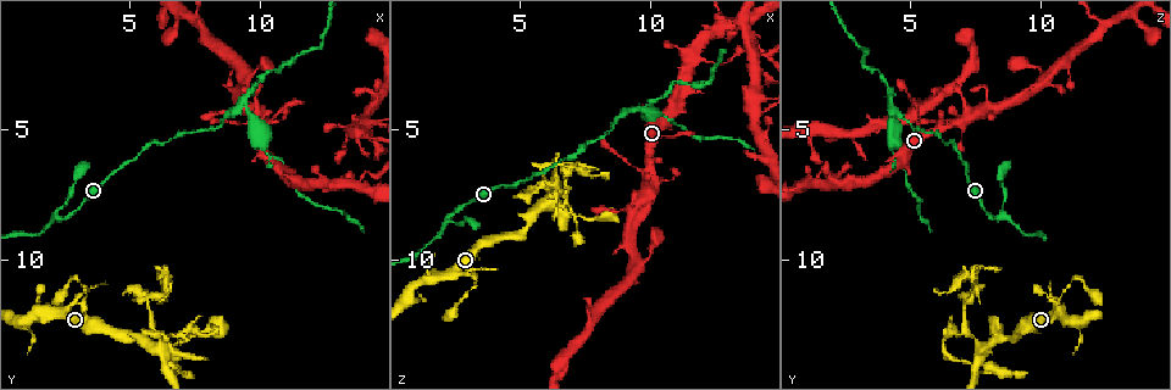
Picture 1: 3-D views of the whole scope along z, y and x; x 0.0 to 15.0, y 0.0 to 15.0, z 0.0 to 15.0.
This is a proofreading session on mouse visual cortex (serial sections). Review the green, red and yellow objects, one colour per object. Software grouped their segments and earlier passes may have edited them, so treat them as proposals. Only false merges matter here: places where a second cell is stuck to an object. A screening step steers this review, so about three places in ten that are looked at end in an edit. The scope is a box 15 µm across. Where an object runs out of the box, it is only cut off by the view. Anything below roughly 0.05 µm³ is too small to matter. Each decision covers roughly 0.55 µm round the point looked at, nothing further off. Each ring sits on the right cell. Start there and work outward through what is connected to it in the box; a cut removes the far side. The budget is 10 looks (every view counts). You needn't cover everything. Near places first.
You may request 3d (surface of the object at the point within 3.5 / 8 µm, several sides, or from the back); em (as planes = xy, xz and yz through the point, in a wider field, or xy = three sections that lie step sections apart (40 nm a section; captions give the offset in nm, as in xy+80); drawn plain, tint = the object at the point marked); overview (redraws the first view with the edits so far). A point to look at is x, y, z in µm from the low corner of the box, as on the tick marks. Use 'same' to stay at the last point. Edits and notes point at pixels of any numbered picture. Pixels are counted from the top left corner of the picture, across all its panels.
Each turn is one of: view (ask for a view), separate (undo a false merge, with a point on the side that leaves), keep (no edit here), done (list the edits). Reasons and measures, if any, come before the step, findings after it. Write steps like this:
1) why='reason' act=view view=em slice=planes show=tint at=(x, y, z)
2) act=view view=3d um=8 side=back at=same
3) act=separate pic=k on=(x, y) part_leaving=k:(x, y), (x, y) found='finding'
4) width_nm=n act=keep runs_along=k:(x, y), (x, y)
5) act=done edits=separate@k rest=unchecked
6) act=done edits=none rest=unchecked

why='abrupt turn' act=view view=3d um=3.5 at=(3.3, 11.4, 10.8)

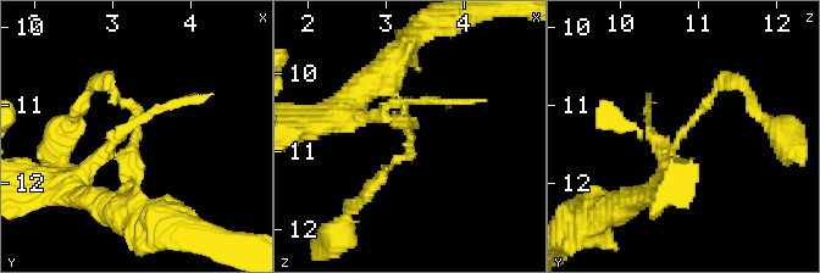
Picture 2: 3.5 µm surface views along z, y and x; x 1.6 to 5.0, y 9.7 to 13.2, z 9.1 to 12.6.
arm_widths_nm=100,200 why='need the tissue' act=view view=em slice=planes show=tint at=(3.30, 11.40, 10.75)

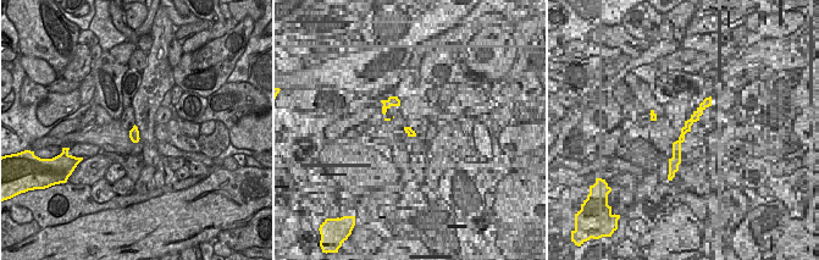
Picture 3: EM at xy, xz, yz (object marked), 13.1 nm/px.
act=keep runs_along=2:(665, 173), (663, 155), (729, 83) found='continuous, no second cell'

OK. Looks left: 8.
why='three-way junction' act=view view=3d um=8 at=(2.2, 8.4, 8.5)

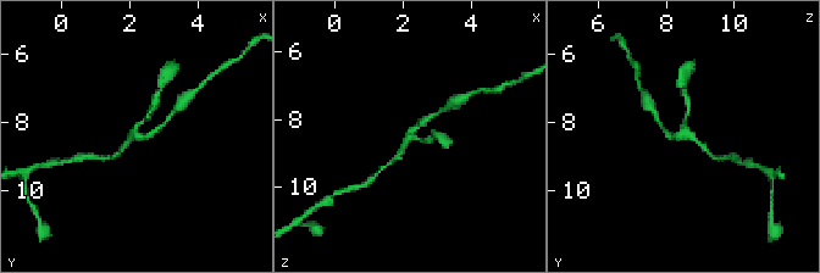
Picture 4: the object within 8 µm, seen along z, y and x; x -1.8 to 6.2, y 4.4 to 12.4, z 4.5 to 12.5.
why='zoom in' act=view view=3d um=3.5 at=(2.2, 8.4, 8.4)

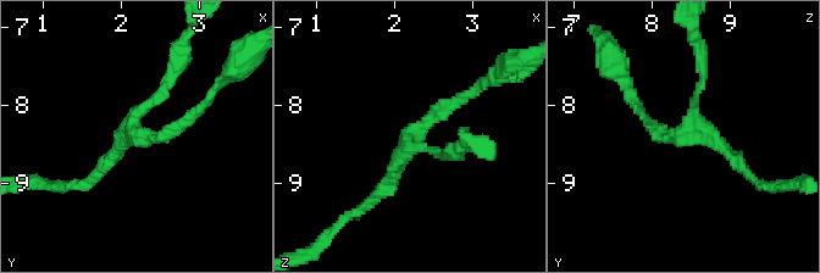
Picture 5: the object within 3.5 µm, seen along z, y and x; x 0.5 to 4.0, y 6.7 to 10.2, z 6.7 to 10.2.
arms=3 arm_widths_nm=100,150,200 act=view view=em slice=xy step=1 show=tint at=(2.25, 8.45, 8.40)

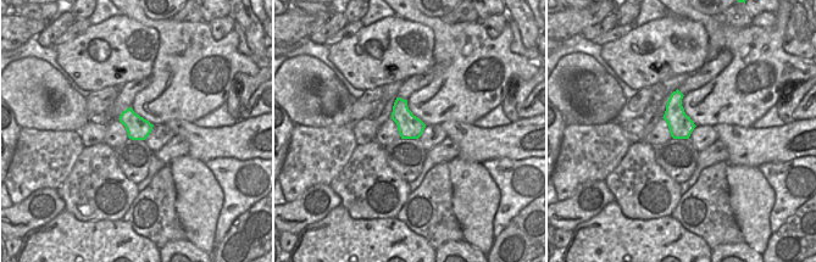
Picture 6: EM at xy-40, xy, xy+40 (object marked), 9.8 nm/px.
act=keep runs_along=5:(637, 107), (685, 138), (703, 74) found='all the same cell'

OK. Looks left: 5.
why='thick turns thin' act=view view=3d um=3.5 at=(9.1, 4.1, 4.3)

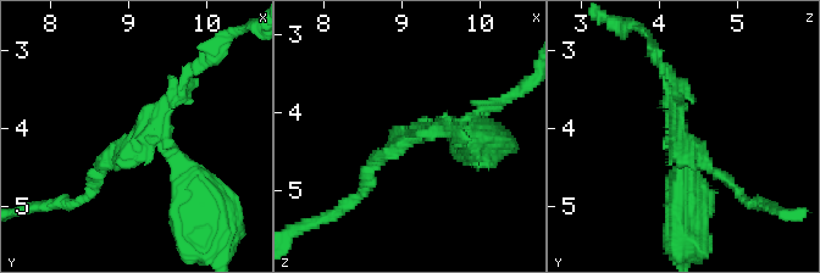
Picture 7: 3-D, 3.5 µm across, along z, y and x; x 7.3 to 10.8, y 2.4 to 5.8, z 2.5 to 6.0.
arms=3 arm_widths_nm=150,150,250 why='now the EM' act=view view=em slice=xy step=2 show=tint at=(9.25, 4.10, 4.25)

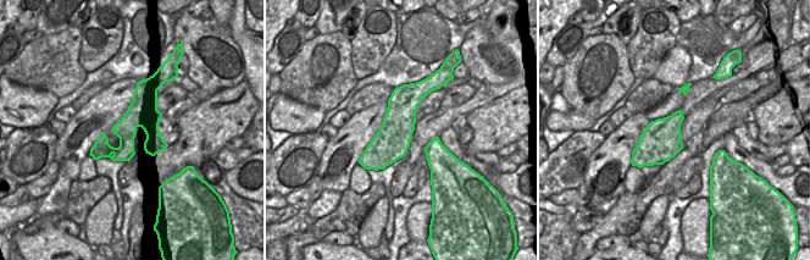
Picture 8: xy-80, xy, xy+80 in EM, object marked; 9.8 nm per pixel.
act=separate pic=7 on=(672, 205) part_leaving=7:(683, 170), (686, 252) found='two cells meet here'

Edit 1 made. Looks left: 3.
why='two arms in line, one across' act=view view=3d um=8 at=(13.5, 7.2, 1.0)

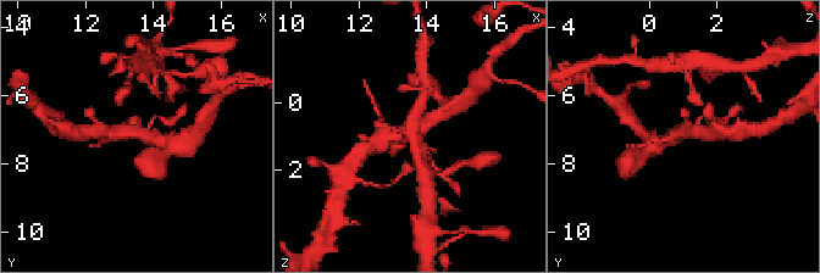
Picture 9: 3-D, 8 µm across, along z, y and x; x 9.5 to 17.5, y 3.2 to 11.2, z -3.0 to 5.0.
arms=3 arm_widths_nm=150,350,400 why='now the EM' act=view view=em slice=xy step=3 show=tint at=same

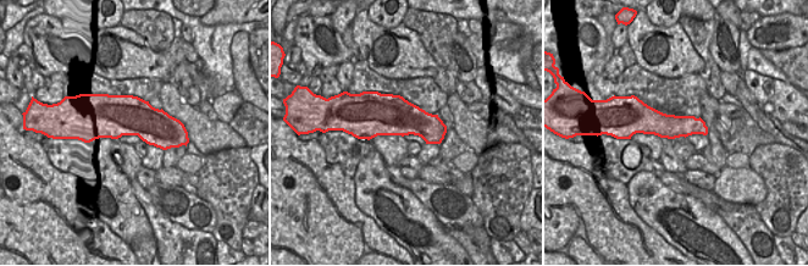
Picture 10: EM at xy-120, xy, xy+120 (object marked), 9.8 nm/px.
act=separate pic=9 on=(167, 121) found='a second cell is stuck on'

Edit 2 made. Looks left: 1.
act=done edits=separate@7,separate@9 rest=unchecked

